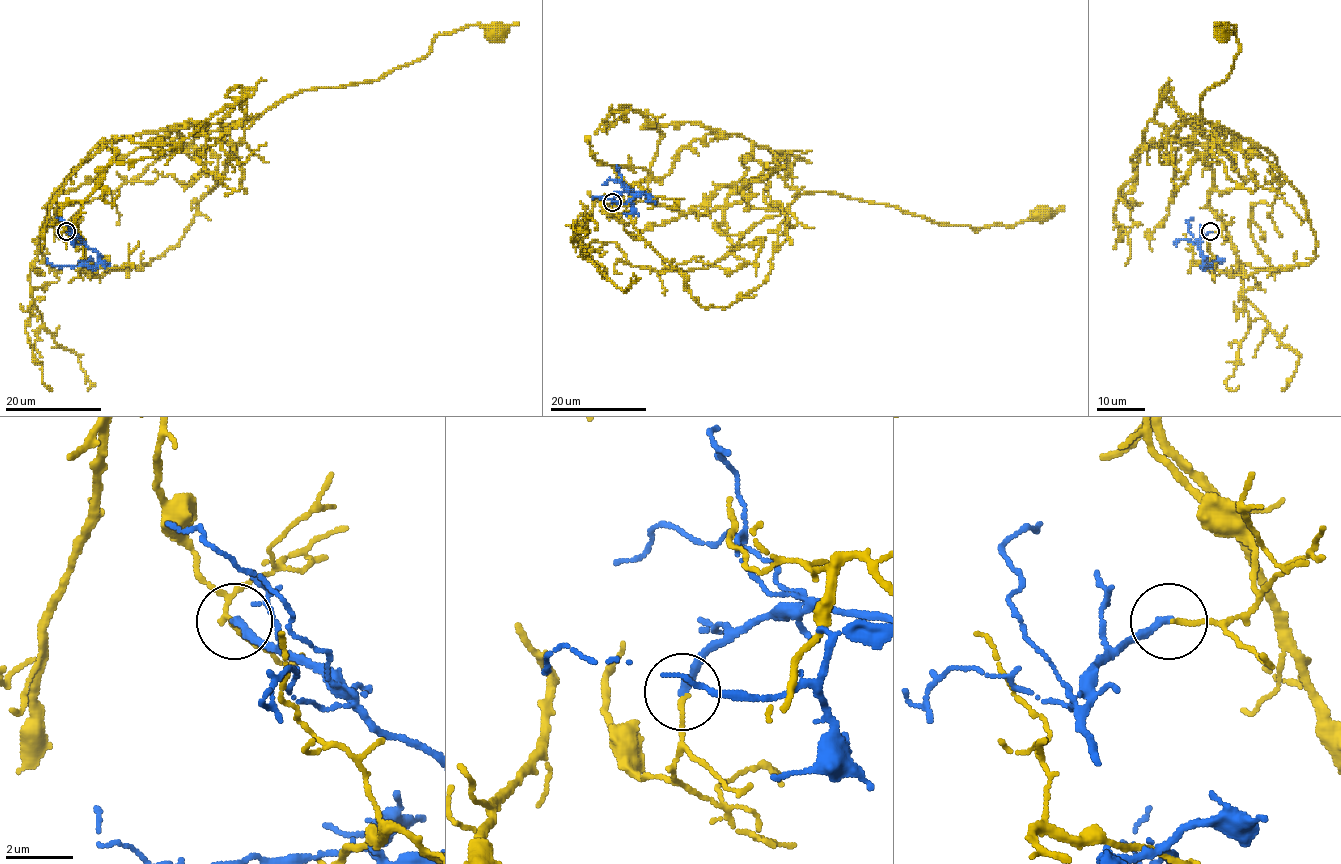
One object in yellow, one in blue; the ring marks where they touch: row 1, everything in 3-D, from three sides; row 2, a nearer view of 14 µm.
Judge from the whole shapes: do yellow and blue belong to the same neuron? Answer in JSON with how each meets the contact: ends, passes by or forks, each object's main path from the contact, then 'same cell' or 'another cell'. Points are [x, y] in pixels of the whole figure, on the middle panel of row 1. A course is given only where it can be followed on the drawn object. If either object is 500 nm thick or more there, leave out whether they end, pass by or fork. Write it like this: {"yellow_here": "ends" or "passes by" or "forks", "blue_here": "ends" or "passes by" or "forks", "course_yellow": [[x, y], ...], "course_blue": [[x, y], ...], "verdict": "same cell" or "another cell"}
{"yellow_here": "ends", "blue_here": "ends", "course_yellow": [[612, 202], [606, 214], [601, 199], [708, 214], [832, 192], [976, 231], [1042, 214]], "course_blue": [[612, 202], [621, 193], [631, 190], [645, 193], [635, 194], [625, 203], [594, 196], [592, 199]], "verdict": "another cell"}

